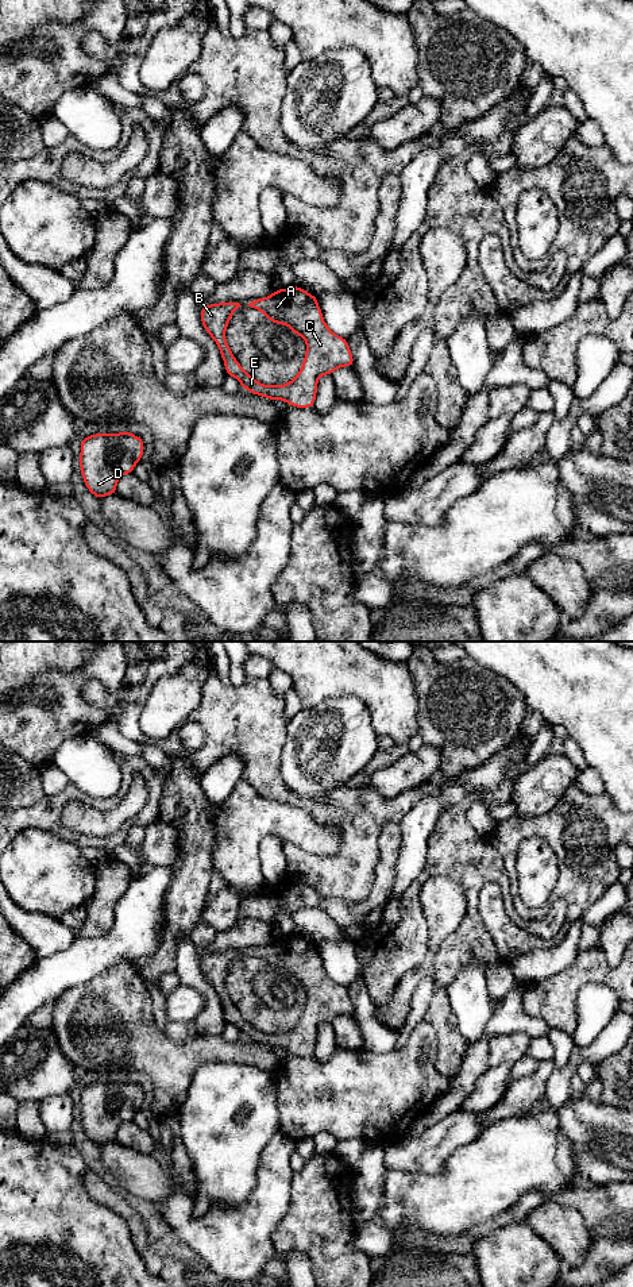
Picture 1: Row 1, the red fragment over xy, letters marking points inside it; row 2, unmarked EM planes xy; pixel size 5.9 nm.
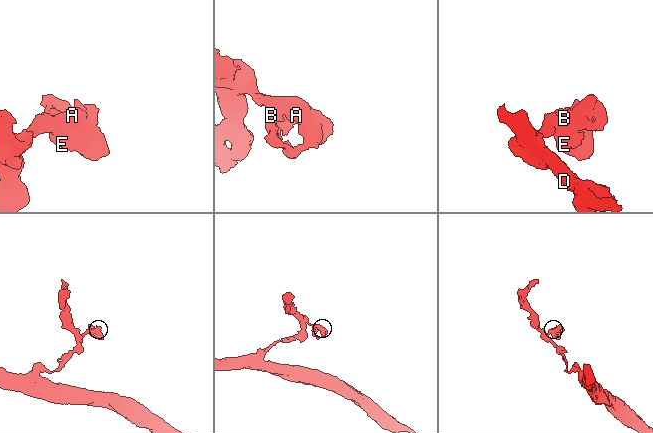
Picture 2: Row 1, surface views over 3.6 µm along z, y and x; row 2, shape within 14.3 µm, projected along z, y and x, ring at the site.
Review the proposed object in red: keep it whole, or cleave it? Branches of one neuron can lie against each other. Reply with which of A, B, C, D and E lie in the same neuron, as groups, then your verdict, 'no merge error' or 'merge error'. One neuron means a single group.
groups A B C D E; no merge error

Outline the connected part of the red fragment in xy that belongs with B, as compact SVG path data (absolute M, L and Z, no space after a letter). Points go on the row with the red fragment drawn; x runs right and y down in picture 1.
M292 286L286 289L278 289L270 296L265 298L256 298L251 301L247 307L260 311L267 320L289 325L294 335L301 335L306 342L306 352L302 362L302 366L298 374L285 385L263 385L259 384L252 375L244 371L240 363L233 357L227 340L225 340L225 330L232 317L232 313L242 307L239 303L219 303L219 304L208 304L202 309L200 309L201 323L205 331L211 335L211 338L219 346L221 358L225 365L225 374L235 377L243 389L256 394L266 397L269 400L283 400L296 408L312 408L314 405L316 394L317 394L317 381L324 374L331 374L343 366L354 367L354 357L348 347L348 342L346 338L340 338L333 334L323 319L323 312L317 304L317 297L308 293L300 286Z

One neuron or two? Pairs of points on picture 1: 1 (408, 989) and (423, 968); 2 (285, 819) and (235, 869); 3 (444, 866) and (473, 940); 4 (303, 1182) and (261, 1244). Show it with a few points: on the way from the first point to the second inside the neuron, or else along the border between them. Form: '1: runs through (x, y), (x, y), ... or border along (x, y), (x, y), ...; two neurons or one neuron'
1: runs through (408, 983), (417, 974); one neuron
2: runs through (269, 821), (238, 852); one neuron
3: runs through (464, 878), (471, 885), (471, 920); one neuron
4: border along (294, 1174), (290, 1182), (289, 1213), (276, 1229); two neurons

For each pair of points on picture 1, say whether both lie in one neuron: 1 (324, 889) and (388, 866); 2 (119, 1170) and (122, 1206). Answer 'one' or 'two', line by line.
1: two
2: two

